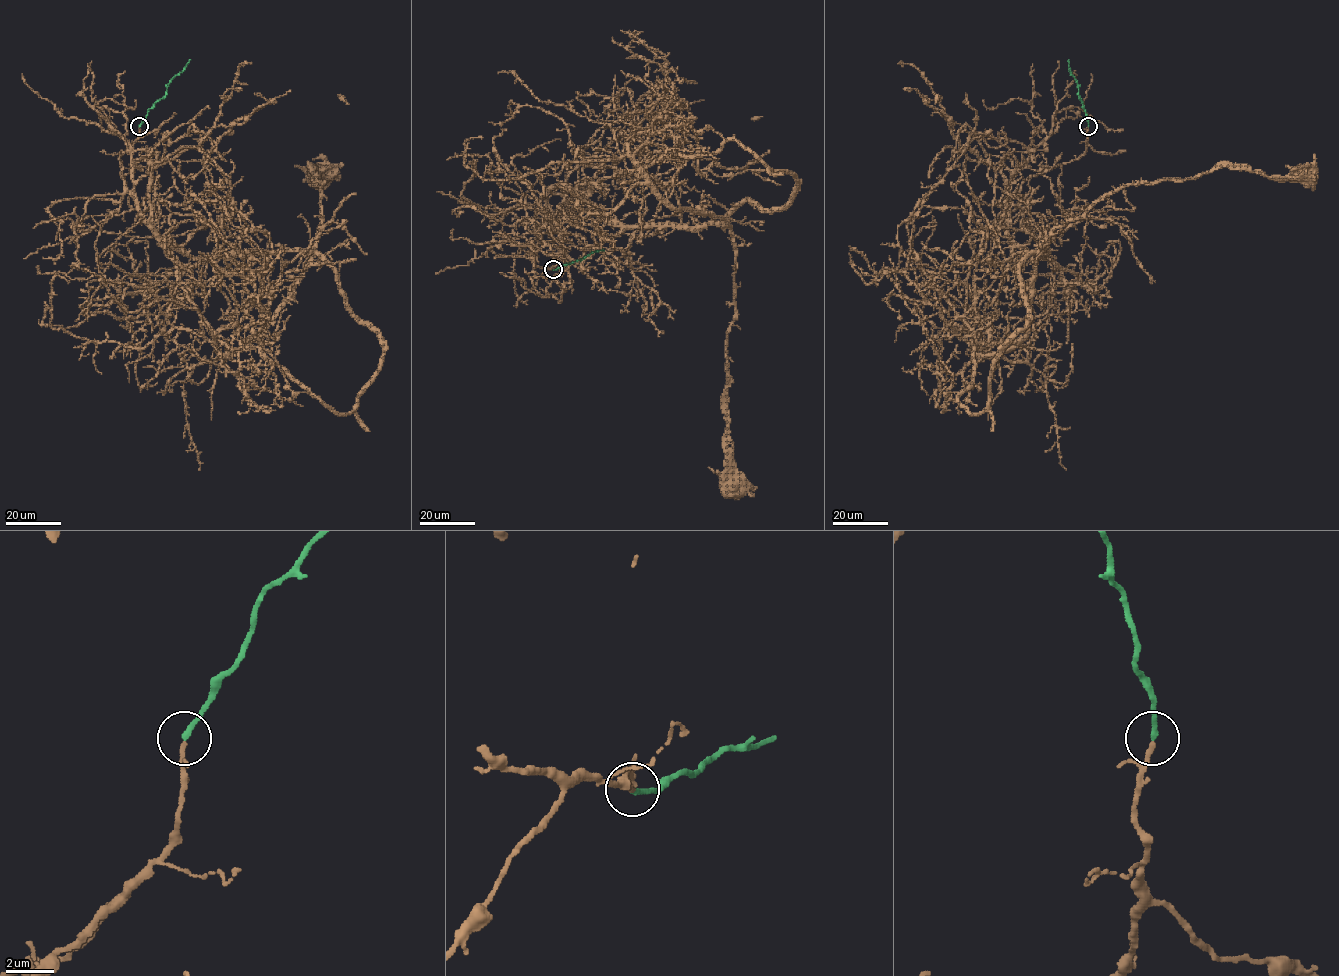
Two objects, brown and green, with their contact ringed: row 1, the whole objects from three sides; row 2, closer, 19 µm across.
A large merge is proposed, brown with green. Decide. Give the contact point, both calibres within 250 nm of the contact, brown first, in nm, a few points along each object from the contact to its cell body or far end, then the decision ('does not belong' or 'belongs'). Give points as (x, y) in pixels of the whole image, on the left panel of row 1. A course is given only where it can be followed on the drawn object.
place (139, 126); calibres 200 and 240 nm; course brown (139, 127), (119, 158), (125, 189), (194, 257), (309, 249), (321, 221), (314, 167), (313, 180), (321, 174); course green (139, 126), (147, 111), (166, 94), (166, 85), (190, 59); belongs

